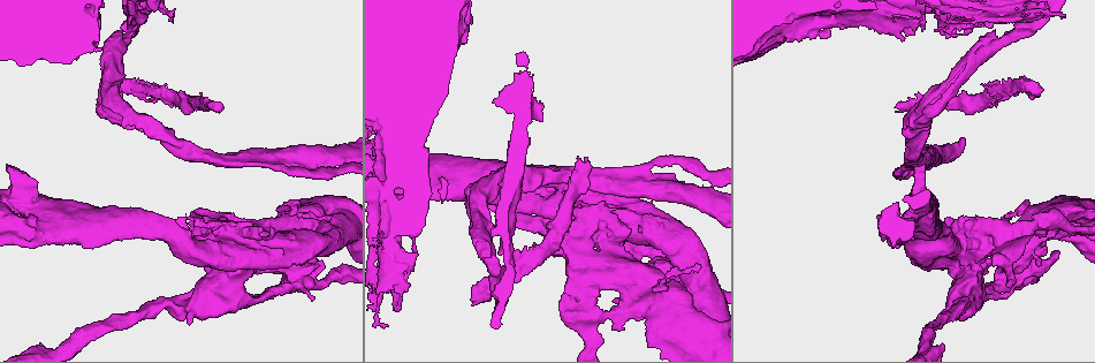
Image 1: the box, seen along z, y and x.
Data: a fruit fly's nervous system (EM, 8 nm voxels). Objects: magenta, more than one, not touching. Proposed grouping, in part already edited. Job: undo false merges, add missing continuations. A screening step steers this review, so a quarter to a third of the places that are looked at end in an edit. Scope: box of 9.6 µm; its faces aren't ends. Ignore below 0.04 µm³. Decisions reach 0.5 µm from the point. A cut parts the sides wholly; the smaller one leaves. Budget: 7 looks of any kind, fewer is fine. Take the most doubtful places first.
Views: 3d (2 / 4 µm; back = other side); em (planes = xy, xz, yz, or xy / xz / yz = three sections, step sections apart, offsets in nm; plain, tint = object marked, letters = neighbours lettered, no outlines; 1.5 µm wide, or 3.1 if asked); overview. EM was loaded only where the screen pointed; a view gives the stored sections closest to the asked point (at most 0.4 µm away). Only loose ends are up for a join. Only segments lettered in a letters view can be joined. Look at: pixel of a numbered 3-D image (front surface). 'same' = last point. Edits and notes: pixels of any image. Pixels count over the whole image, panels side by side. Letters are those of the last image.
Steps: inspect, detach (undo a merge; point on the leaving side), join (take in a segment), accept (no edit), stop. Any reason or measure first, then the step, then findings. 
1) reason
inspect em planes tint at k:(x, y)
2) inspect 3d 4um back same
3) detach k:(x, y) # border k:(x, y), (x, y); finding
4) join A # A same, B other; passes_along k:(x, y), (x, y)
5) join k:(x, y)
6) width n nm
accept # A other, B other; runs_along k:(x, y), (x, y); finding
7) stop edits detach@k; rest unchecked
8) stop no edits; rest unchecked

free end
inspect em xz step 4 tint at 1:(895, 112)

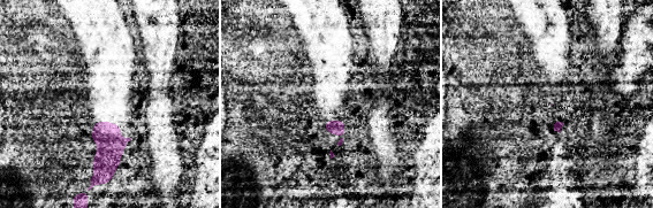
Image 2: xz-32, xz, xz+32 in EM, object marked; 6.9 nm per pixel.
cut it another way
inspect em planes letters same

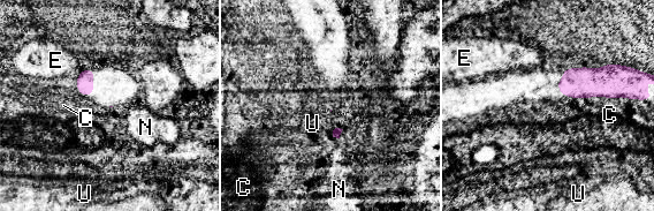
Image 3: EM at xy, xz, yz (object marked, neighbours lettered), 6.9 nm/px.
accept # C other, E other, N other, U other; no lettered segment goes on from it

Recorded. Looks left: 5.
long arm stops here
inspect 3d 4um at 1:(473, 303)

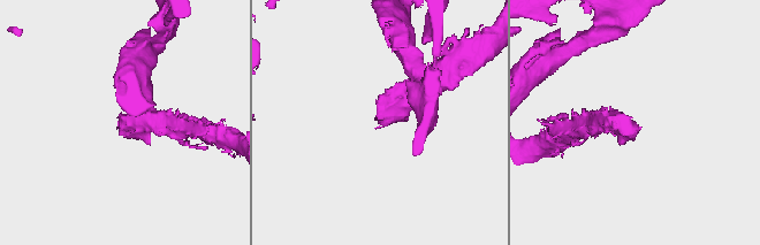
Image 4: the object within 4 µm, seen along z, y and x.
need the tissue
inspect em xy step 8 letters at 4:(116, 127)

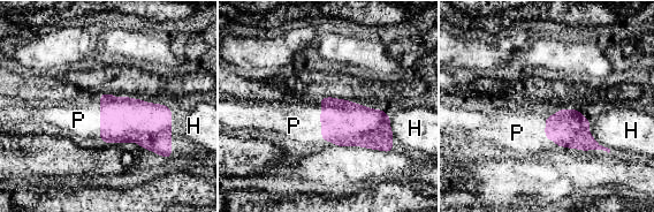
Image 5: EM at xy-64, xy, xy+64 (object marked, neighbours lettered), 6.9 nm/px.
longest_contact P 380 nm
join P # H other, P same; passes_along 5:(124, 119), (100, 127), (78, 120); the neuron continues

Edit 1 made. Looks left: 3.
inspect overview

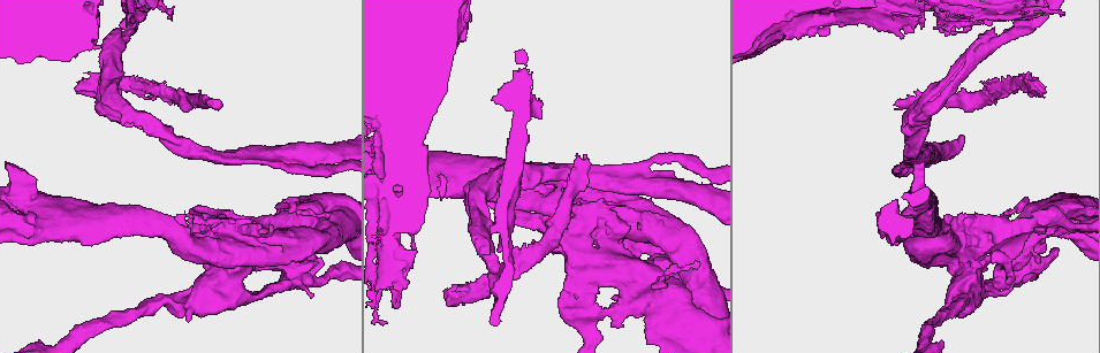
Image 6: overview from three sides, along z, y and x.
inspect em planes letters at 6:(808, 18)

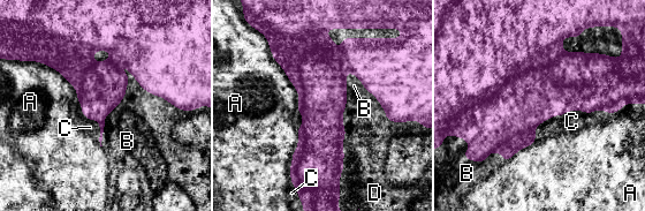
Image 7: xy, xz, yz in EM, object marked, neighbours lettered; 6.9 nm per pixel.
longest_contact C 650 nm
accept # A other, B other, C other, D other; border 7:(620, 108), (554, 114), (535, 142); one neuron here

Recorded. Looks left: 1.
stop edits join@5; rest unchecked

